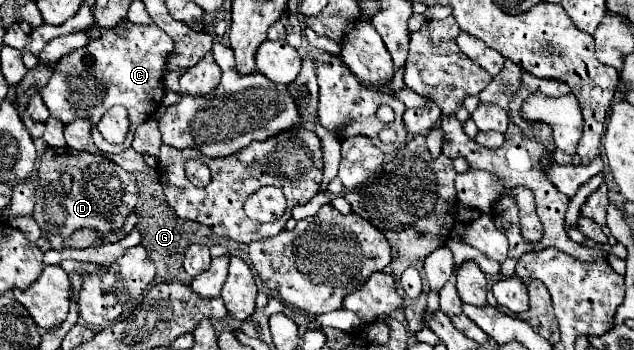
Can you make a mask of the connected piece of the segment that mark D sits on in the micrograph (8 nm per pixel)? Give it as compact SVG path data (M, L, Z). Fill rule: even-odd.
M48 147L42 155L36 181L36 207L32 217L56 251L68 249L66 241L78 229L94 229L98 239L122 229L138 201L136 175L124 171L104 155L92 155L88 151L76 151L70 147ZM60 173L72 175L70 191L64 191Z

